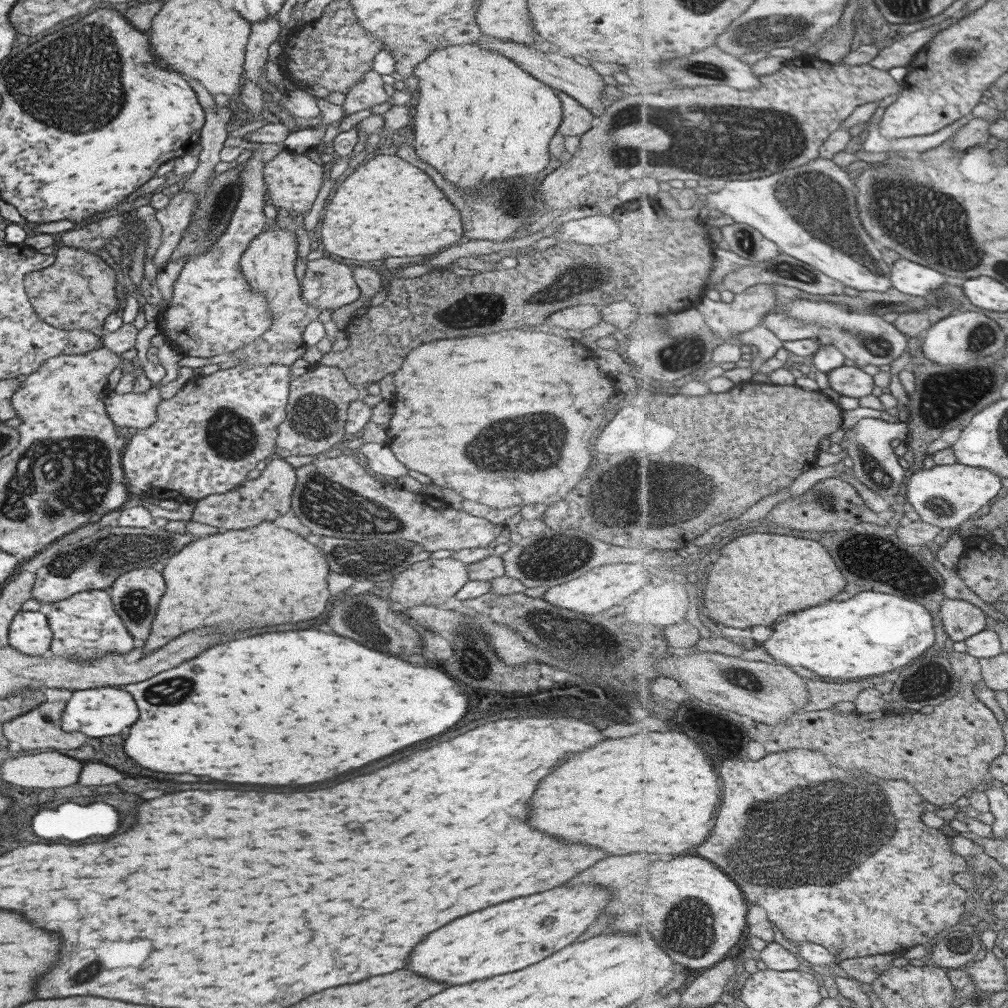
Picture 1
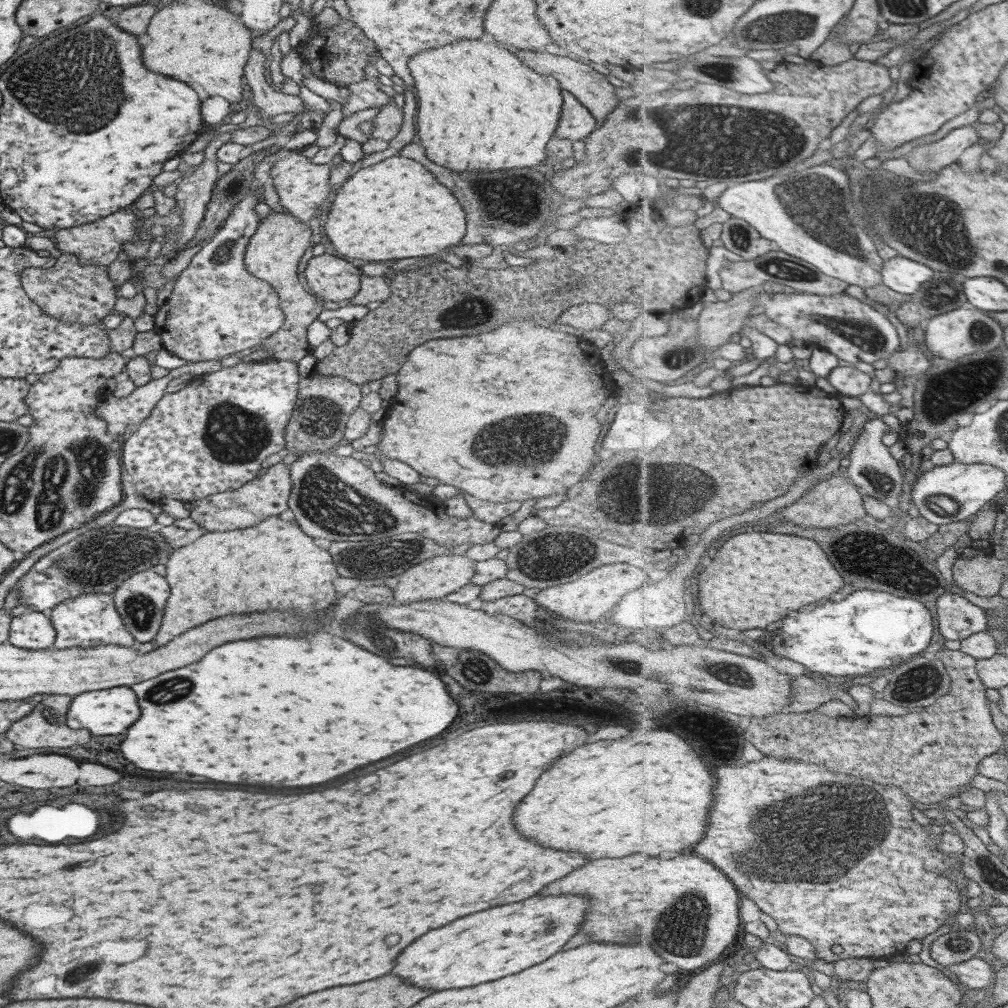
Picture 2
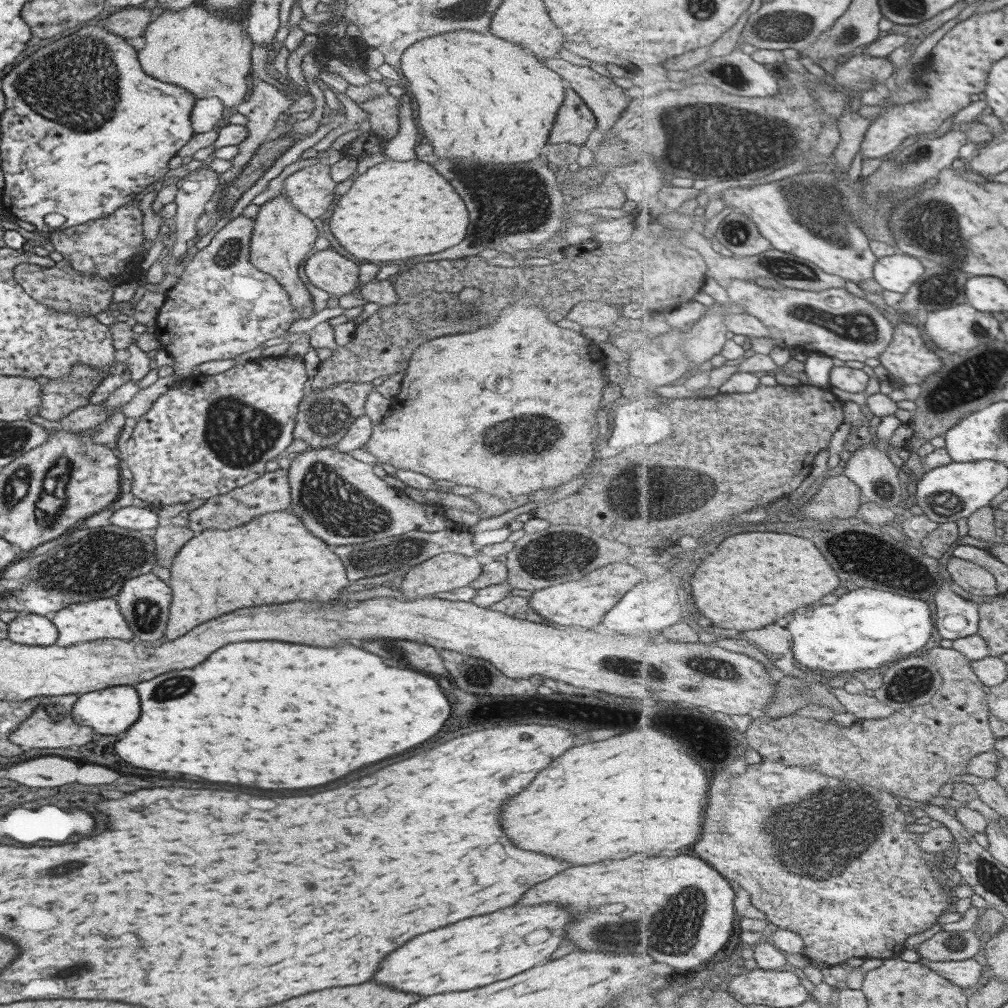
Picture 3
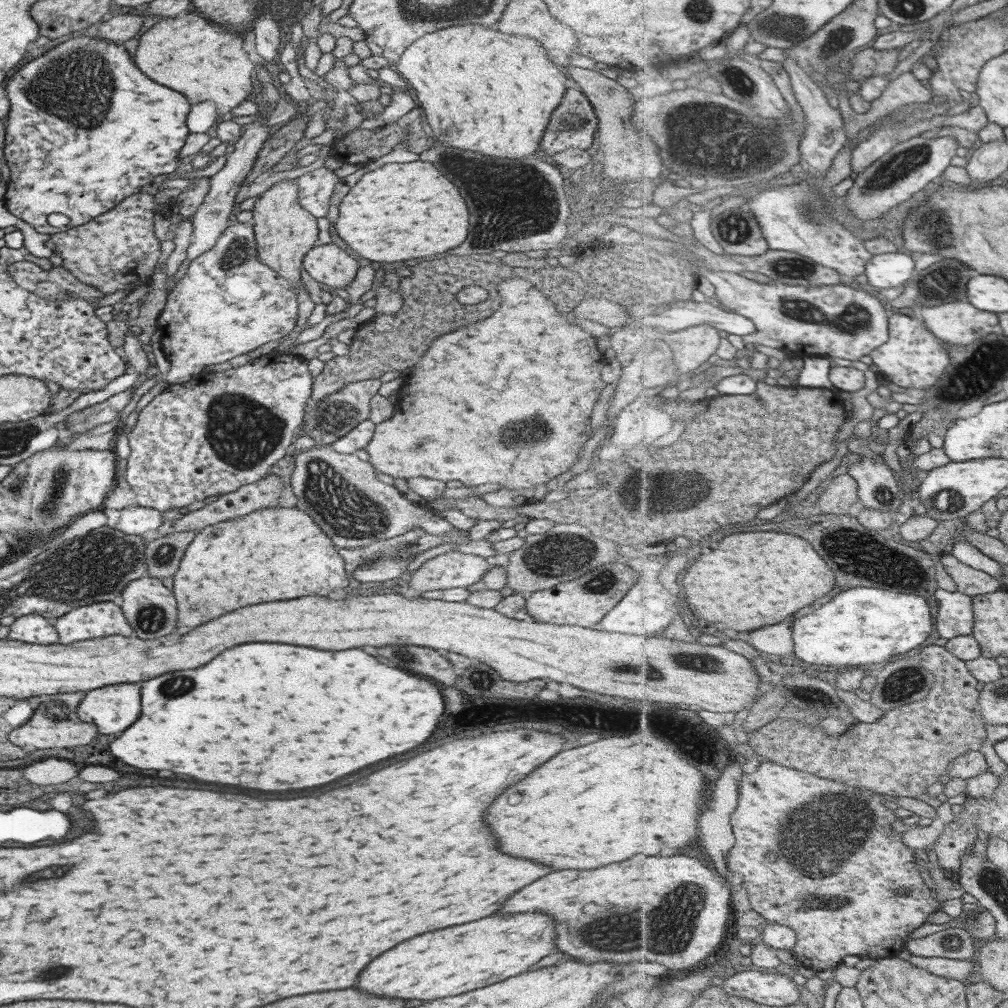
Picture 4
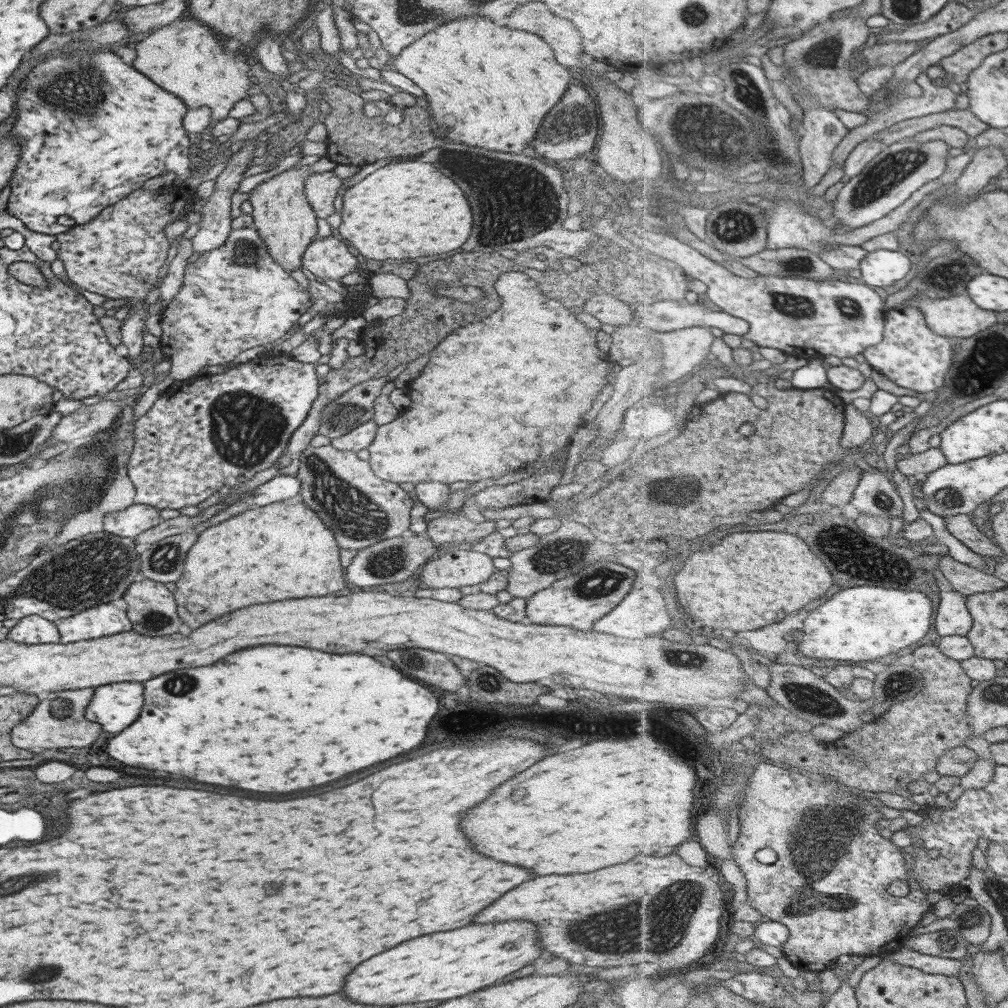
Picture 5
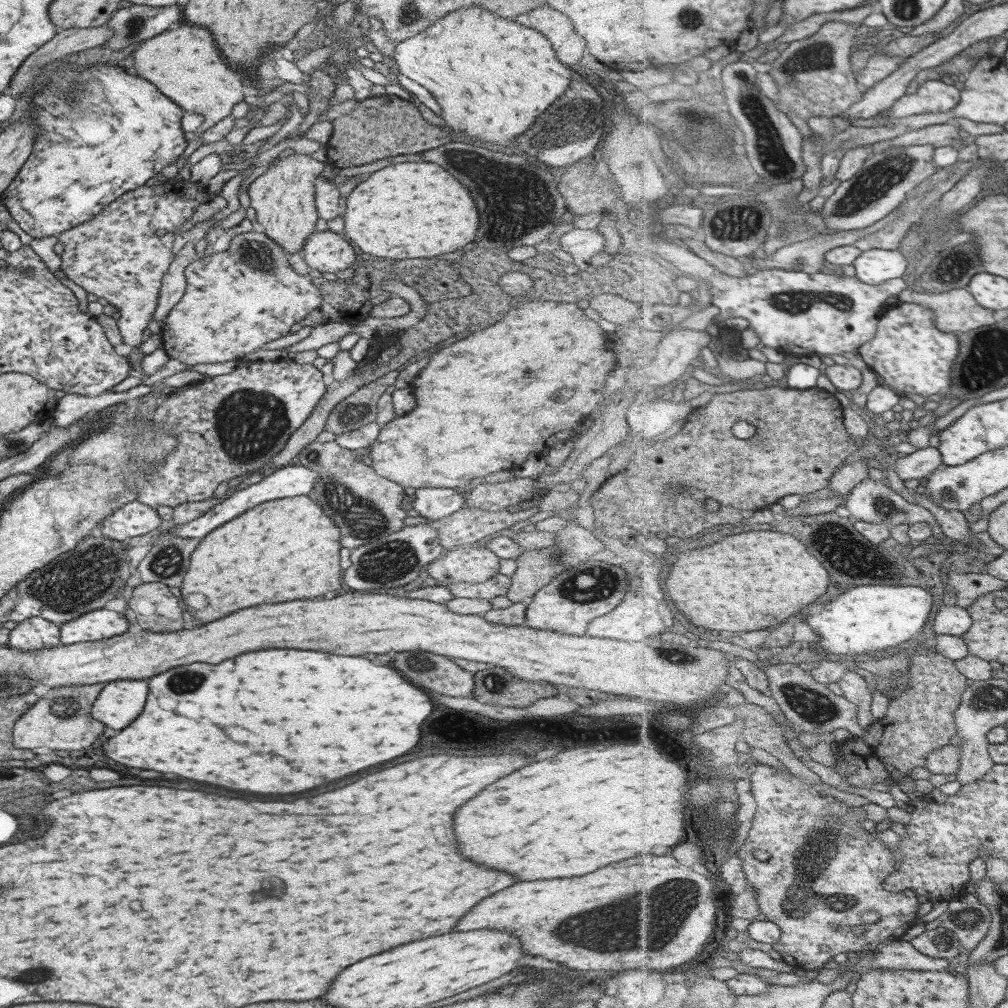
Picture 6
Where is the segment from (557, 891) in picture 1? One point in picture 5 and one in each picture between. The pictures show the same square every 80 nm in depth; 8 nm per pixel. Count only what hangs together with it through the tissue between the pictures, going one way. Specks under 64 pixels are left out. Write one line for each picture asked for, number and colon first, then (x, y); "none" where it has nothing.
2: (480, 947)
3: (476, 951)
4: (446, 962)
5: (445, 965)

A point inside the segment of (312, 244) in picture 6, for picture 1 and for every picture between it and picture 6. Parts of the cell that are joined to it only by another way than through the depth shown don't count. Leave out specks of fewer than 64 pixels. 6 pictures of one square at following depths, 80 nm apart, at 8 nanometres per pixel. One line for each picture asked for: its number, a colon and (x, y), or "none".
1: (326, 283)
2: (328, 277)
3: (327, 270)
4: (329, 265)
5: (325, 258)

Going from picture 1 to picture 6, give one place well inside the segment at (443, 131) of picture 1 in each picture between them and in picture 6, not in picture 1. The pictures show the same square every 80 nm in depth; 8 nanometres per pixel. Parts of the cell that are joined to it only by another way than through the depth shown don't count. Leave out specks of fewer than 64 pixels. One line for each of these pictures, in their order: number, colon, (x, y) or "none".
2: (477, 106)
3: (478, 96)
4: (479, 90)
5: (486, 86)
6: (491, 78)

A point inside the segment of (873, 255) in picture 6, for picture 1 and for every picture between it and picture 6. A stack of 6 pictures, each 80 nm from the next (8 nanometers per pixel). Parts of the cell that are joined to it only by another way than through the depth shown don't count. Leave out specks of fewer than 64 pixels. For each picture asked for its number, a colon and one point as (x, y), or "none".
1: (910, 277)
2: (901, 274)
3: (899, 272)
4: (889, 270)
5: (881, 268)

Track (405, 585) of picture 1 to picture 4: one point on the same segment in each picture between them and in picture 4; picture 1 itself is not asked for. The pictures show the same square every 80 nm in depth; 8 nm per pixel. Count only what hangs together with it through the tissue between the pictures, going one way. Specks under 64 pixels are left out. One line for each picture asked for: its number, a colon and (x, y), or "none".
2: (433, 578)
3: (444, 571)
4: (453, 569)

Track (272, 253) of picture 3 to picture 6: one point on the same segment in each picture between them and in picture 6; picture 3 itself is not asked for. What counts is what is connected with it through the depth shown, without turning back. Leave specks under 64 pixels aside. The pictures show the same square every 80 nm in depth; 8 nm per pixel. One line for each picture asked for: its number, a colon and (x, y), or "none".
4: (284, 231)
5: (284, 220)
6: (282, 197)

